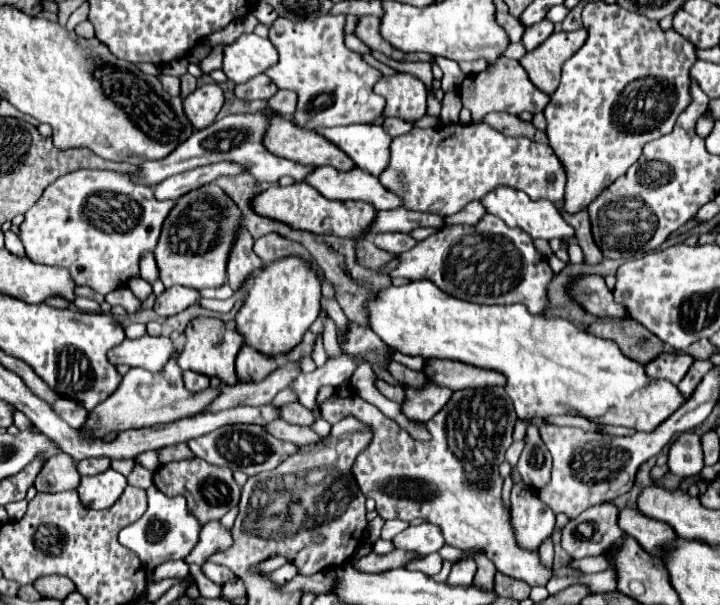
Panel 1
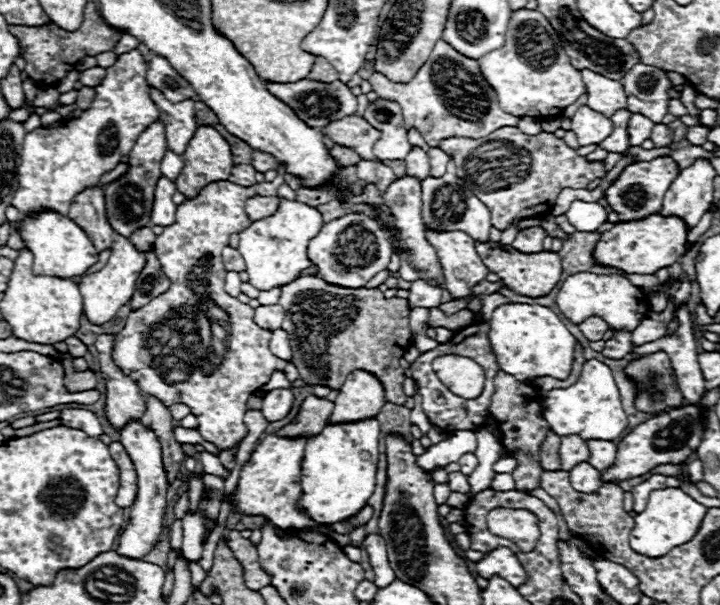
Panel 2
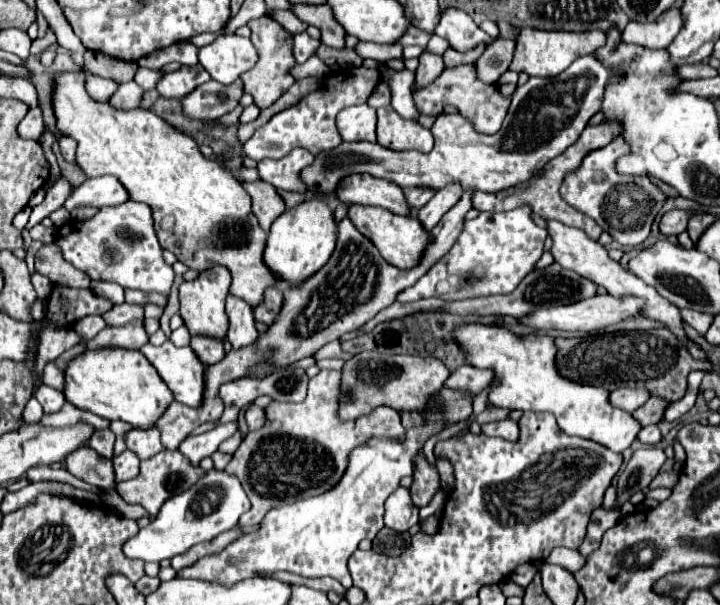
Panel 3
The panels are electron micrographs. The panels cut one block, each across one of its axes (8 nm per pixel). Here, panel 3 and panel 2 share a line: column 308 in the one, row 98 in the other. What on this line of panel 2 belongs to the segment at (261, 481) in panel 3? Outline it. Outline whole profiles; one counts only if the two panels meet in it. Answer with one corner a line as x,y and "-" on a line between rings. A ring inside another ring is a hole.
442,40
434,46
426,64
408,84
394,84
382,74
372,74
370,84
380,98
400,104
406,130
416,128
430,146
452,136
478,140
502,126
518,126
518,118
500,110
498,98
492,86
484,80
478,62
458,54

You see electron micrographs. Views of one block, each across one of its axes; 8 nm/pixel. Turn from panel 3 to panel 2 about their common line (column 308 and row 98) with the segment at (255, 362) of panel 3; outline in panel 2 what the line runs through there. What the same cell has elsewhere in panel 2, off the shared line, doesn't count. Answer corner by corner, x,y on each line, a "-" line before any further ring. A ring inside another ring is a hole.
304,78
300,82
286,82
286,84
266,82
266,88
278,100
286,102
294,110
294,114
302,122
306,122
308,126
312,126
312,128
322,128
322,126
330,124
332,120
338,120
338,118
344,118
344,116
352,116
356,112
356,96
340,80
334,80
334,82
318,82
318,80

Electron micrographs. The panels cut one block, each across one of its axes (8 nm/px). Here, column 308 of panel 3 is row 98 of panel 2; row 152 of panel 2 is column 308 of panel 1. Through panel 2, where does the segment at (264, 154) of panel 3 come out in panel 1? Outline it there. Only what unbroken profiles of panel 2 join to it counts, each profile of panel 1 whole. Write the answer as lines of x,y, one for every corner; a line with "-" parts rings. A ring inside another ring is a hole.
318,16
316,20
276,18
270,26
270,40
276,46
280,60
266,70
278,88
298,94
298,110
294,122
302,128
316,126
350,126
368,124
382,116
384,98
372,92
382,74
364,62
364,58
344,44
346,16

